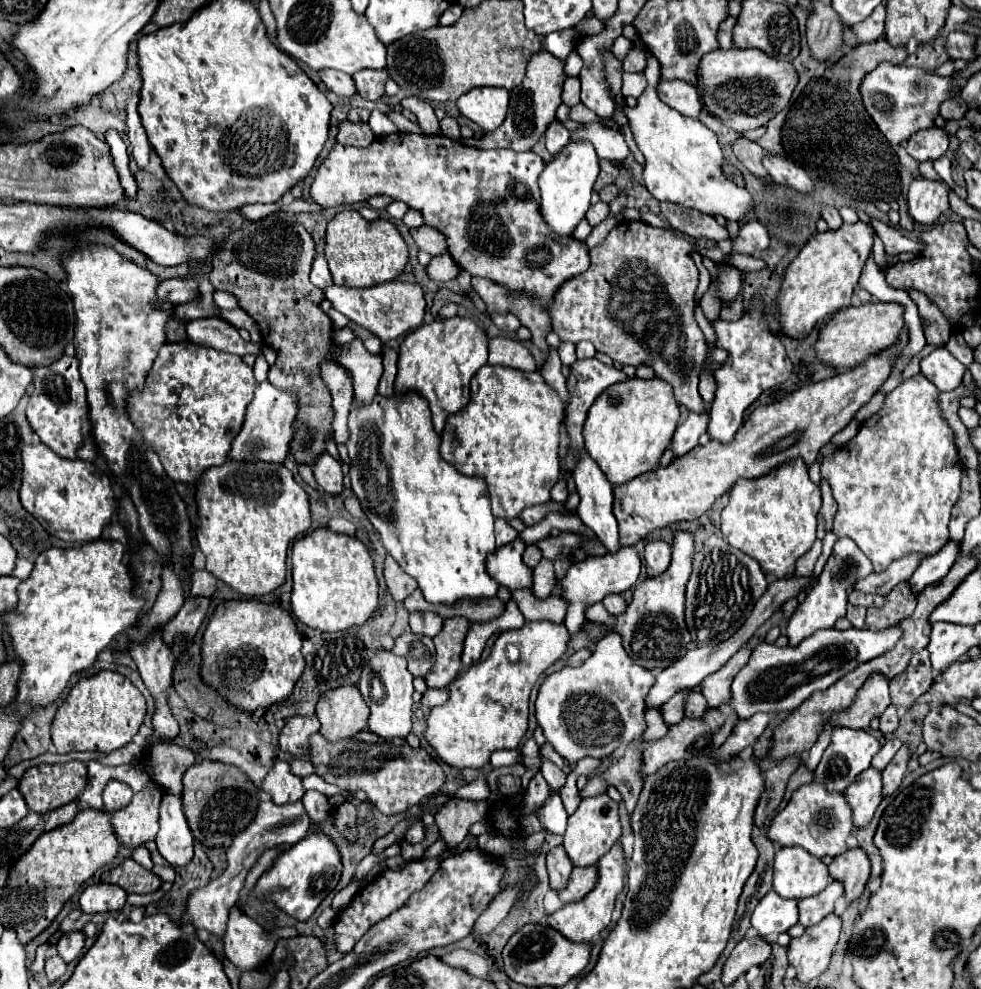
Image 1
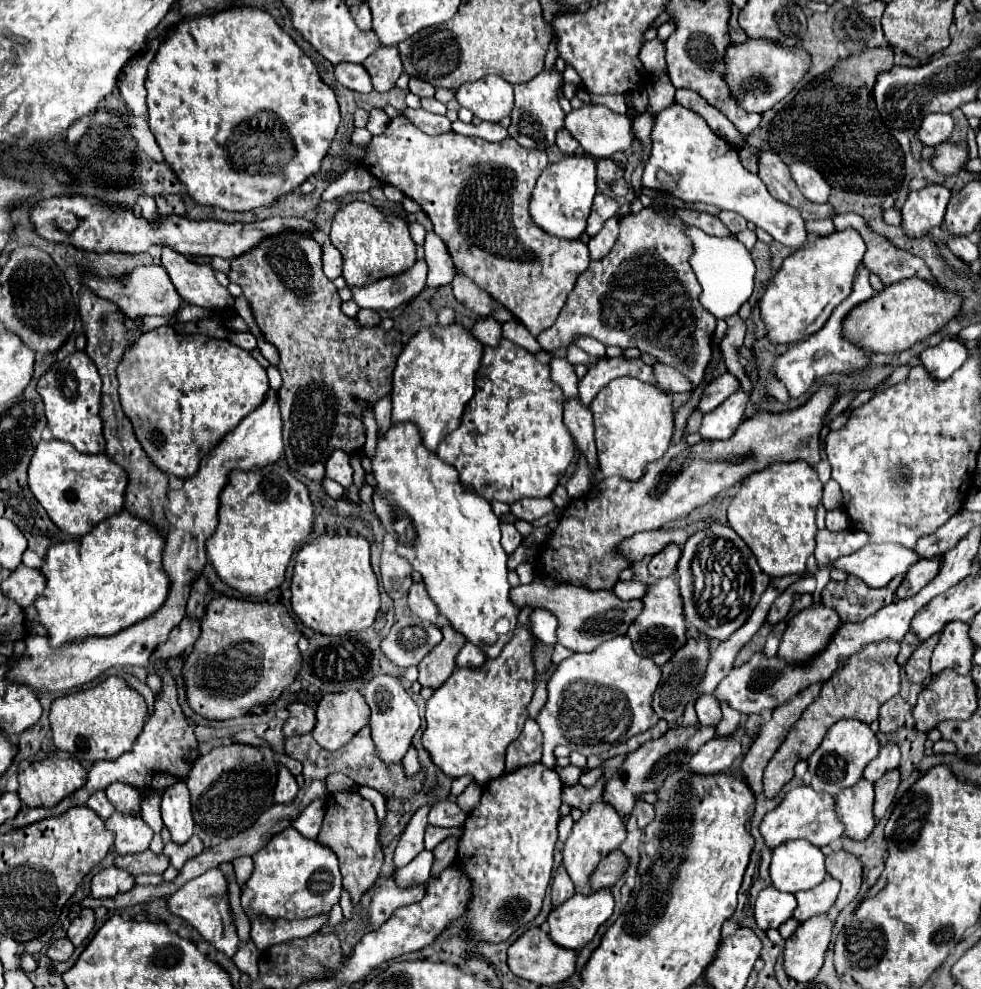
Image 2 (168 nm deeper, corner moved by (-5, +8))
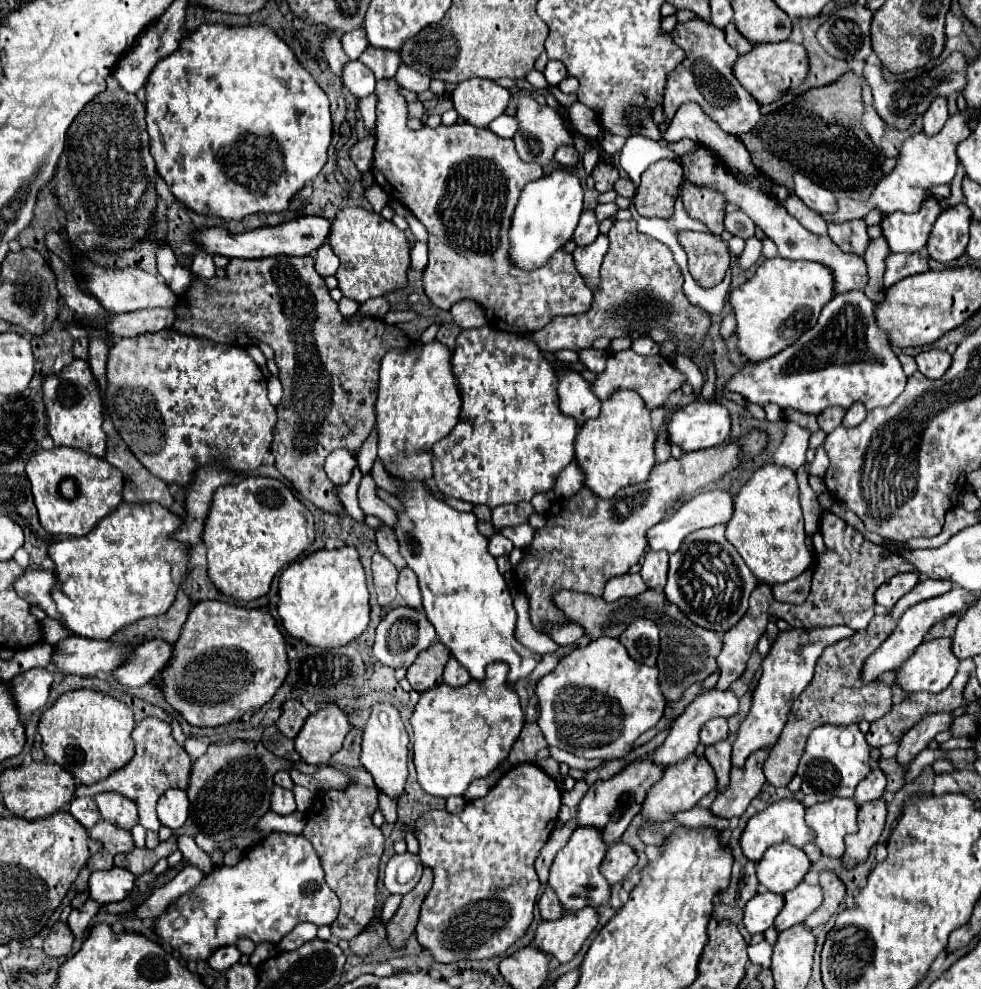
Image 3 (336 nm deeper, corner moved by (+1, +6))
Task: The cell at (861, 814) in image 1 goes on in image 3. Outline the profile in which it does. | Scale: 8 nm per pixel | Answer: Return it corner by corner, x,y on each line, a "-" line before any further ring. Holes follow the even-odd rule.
851,798
817,802
807,808
805,822
813,830
813,842
821,854
841,858
845,852
843,838
857,832
857,804

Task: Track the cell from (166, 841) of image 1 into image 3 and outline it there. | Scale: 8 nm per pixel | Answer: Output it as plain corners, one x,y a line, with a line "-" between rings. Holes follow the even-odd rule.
179,788
167,790
157,802
157,814
159,814
159,820
163,826
167,826
171,830
181,828
189,814
187,792
179,790

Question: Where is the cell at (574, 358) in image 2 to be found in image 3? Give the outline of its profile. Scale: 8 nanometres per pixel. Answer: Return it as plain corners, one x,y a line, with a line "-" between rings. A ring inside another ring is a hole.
589,348
589,350
583,350
579,352
581,356
581,362
593,370
593,372
603,372
605,370
605,364
607,364
607,354
603,350
595,350
595,348

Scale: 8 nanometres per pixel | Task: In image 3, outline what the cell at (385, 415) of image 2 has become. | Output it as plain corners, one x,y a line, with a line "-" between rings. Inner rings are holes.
375,430
369,434
369,438
363,442
359,454
357,454
357,466
361,474
369,474
373,462
377,460
377,434

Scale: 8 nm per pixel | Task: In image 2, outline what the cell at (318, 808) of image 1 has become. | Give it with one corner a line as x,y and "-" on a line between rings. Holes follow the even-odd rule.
315,798
303,812
301,816
293,822
293,828
297,828
303,836
307,838
317,838
321,824
325,818
325,800
323,798

